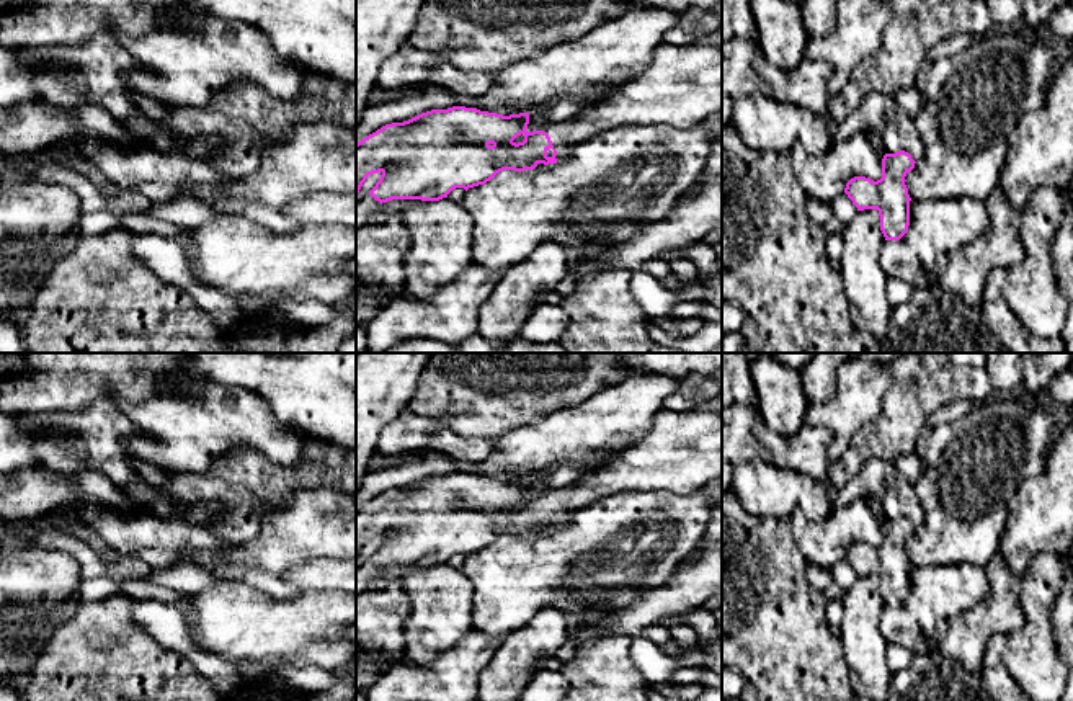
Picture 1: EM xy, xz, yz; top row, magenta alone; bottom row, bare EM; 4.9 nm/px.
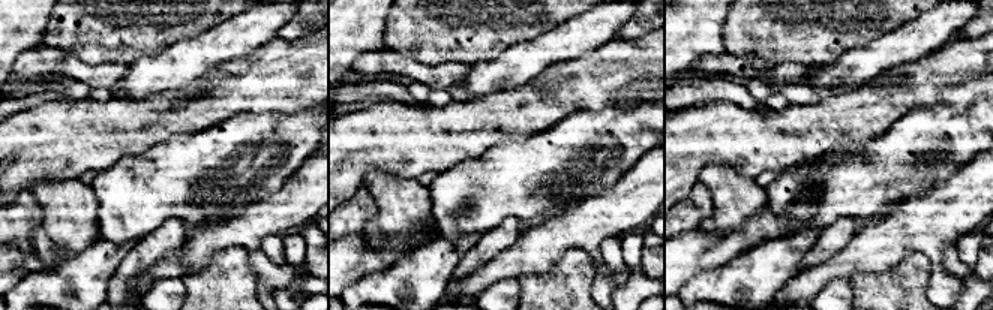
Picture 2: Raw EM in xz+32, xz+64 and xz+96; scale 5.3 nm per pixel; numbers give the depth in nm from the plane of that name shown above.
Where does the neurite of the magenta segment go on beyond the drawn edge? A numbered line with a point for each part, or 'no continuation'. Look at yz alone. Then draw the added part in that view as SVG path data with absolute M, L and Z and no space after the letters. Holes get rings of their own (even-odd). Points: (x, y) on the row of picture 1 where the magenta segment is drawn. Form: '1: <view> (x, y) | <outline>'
no continuation

